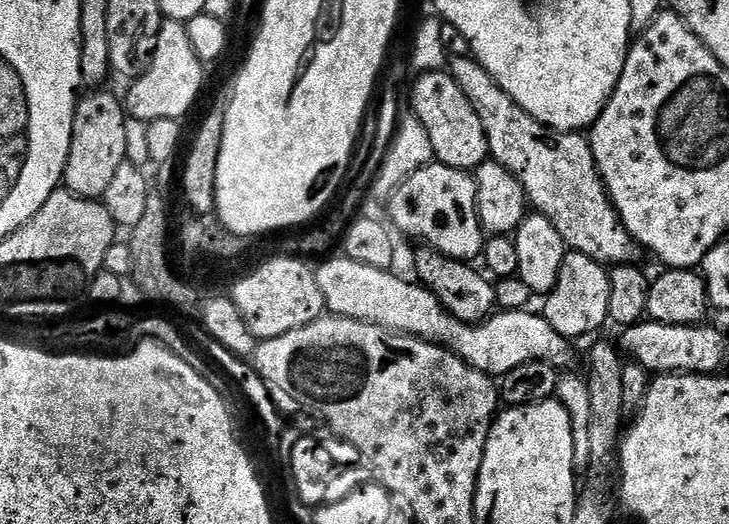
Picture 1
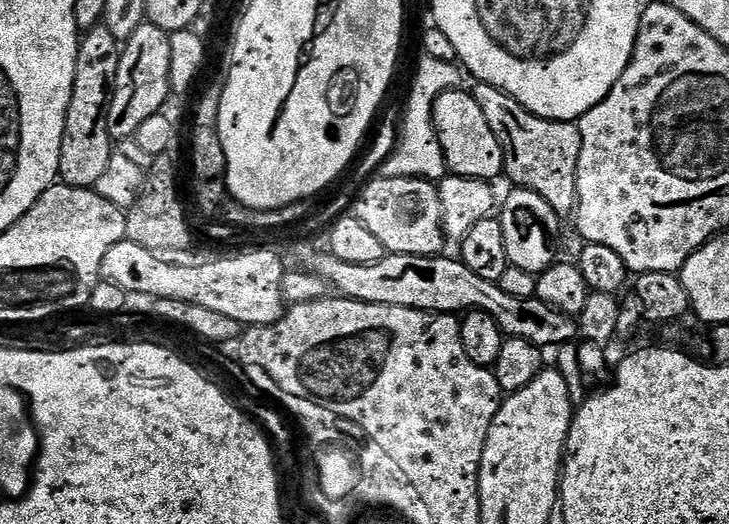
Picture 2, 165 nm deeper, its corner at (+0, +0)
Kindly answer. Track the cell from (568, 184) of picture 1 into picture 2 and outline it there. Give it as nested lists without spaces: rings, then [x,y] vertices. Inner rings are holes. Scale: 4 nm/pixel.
[[[477,83],[475,87],[471,89],[472,97],[478,102],[482,114],[486,114],[486,122],[490,122],[490,130],[494,130],[494,138],[498,138],[502,146],[504,176],[512,179],[511,183],[515,187],[534,190],[534,194],[542,194],[542,198],[550,202],[557,216],[571,217],[575,213],[578,198],[578,154],[582,150],[579,127],[566,120],[547,120],[541,116],[535,116],[530,110],[526,110],[526,106],[519,104],[513,96],[489,84]]]

